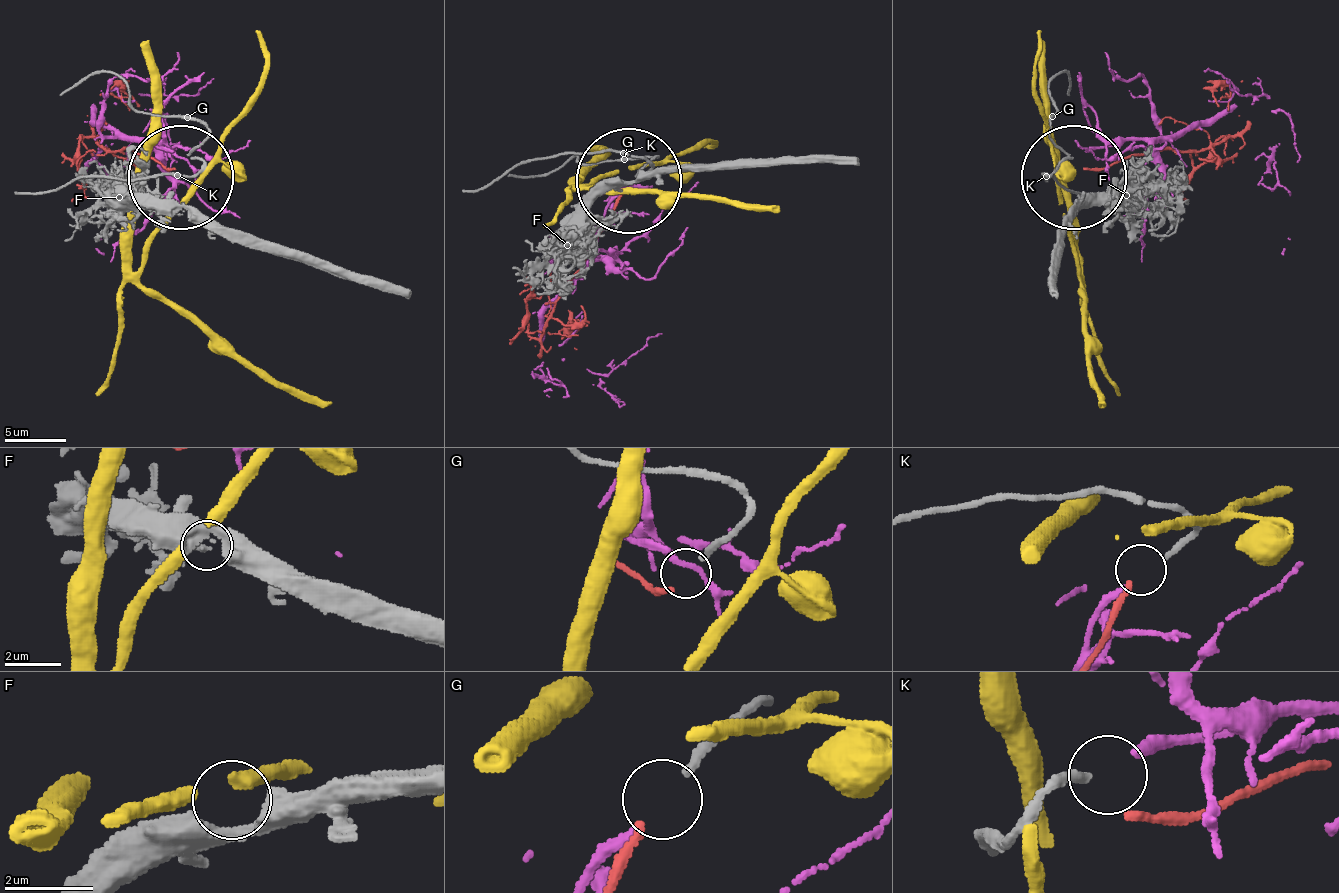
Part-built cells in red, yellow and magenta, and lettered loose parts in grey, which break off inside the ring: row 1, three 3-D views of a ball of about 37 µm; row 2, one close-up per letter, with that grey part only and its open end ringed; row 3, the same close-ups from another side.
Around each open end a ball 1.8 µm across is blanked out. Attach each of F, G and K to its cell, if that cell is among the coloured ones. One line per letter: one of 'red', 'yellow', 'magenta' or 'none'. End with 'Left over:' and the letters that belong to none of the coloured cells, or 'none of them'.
F: none
G: red
K: magenta
Left over: F

